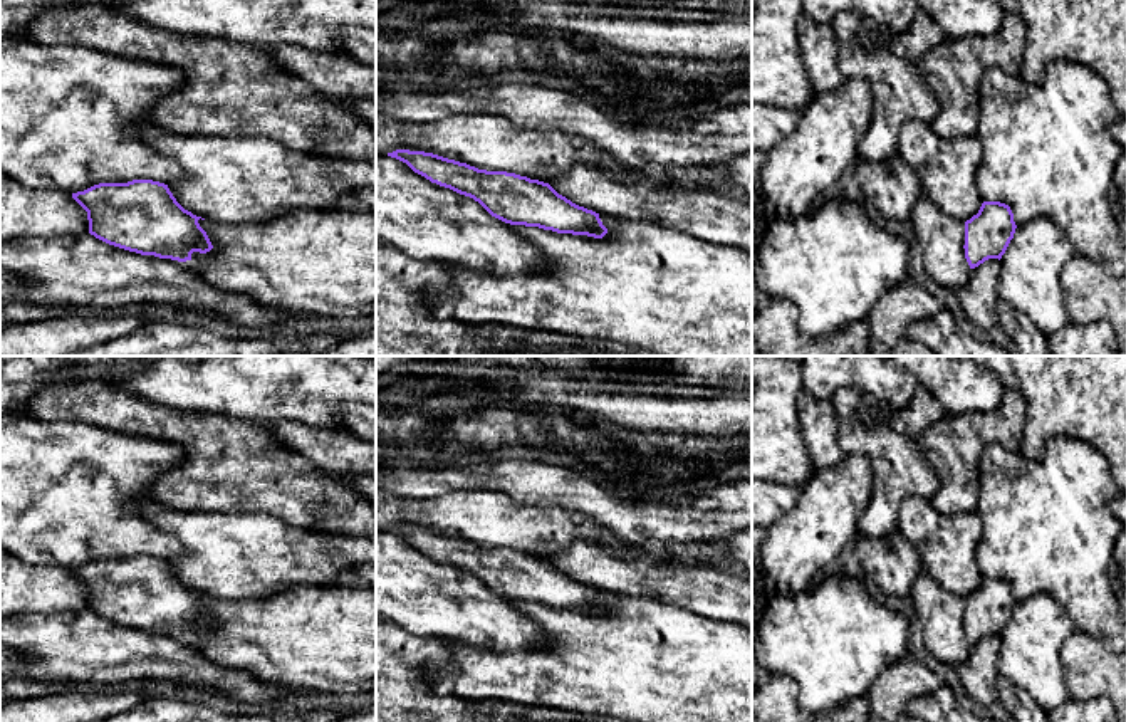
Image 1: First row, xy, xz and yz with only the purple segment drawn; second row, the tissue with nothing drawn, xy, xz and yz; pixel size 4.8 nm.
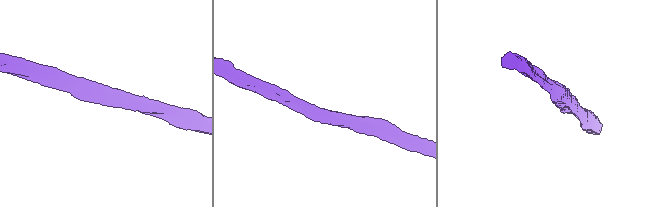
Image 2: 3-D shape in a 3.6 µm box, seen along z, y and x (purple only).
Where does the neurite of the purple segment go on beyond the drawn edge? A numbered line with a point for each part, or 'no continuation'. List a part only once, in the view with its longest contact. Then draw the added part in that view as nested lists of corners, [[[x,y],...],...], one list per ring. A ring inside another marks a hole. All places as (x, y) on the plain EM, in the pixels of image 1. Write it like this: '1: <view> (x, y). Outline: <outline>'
no continuation

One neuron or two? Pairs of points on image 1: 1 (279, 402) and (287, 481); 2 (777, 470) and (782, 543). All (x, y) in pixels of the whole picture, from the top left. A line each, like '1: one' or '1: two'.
1: two
2: two

